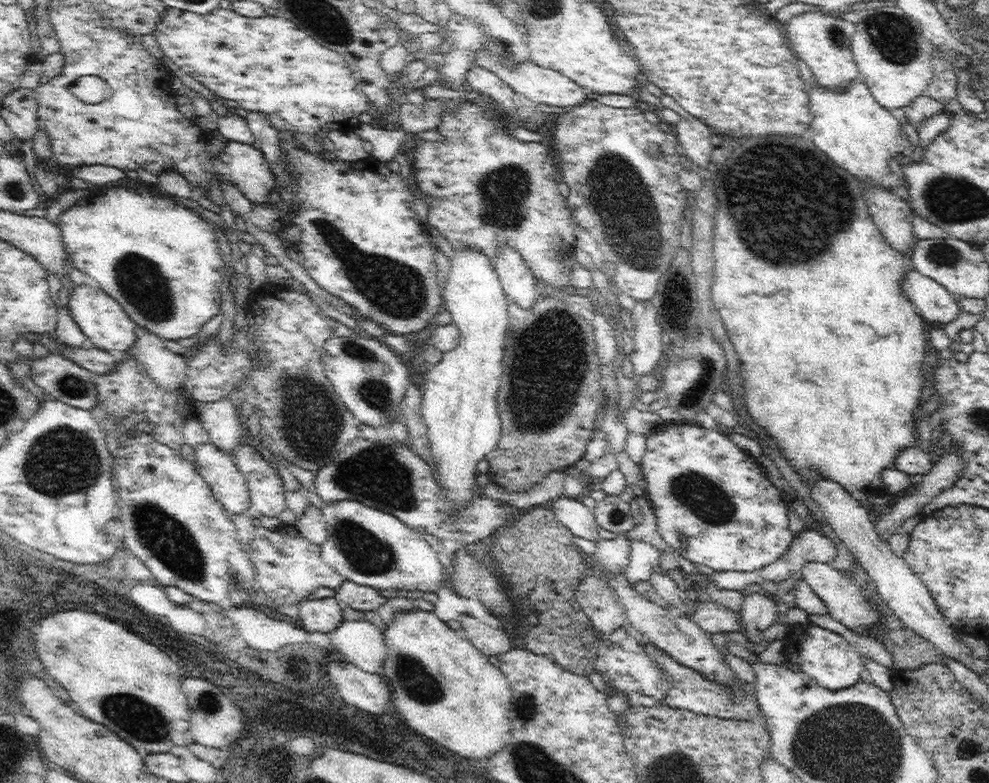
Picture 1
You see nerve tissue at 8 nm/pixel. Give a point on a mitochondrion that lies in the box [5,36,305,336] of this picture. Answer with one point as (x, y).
(141, 282)

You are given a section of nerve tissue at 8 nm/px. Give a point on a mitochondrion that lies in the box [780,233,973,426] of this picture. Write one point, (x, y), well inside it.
(941, 254)

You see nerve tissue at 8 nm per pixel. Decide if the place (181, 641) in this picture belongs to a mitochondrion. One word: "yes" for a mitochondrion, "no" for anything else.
no

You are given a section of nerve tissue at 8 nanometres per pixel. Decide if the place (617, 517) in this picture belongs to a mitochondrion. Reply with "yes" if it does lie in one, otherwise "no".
yes

